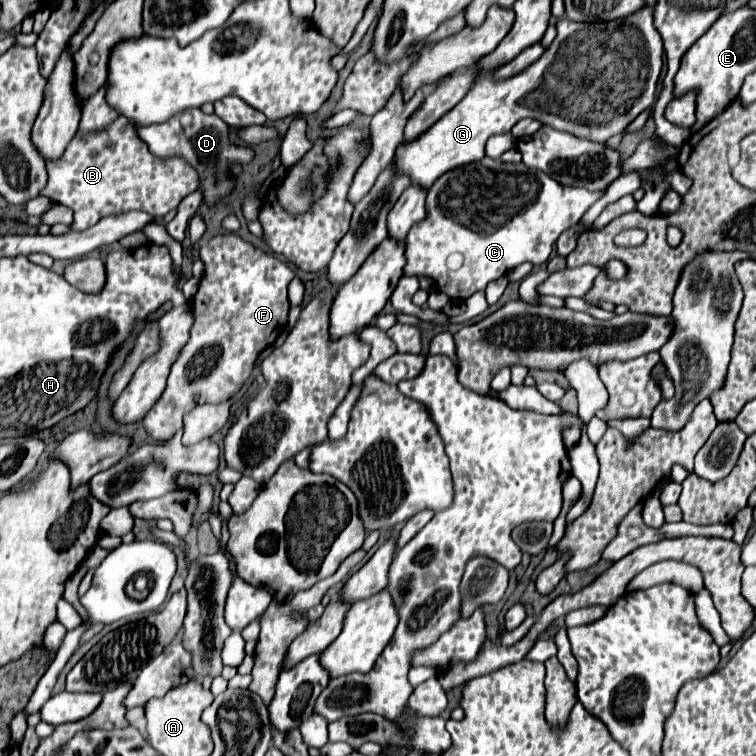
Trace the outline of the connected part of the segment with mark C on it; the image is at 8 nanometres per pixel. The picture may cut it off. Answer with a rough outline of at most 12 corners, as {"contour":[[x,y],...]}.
{"contour":[[485,156],[435,180],[405,274],[463,302],[603,192]]}

